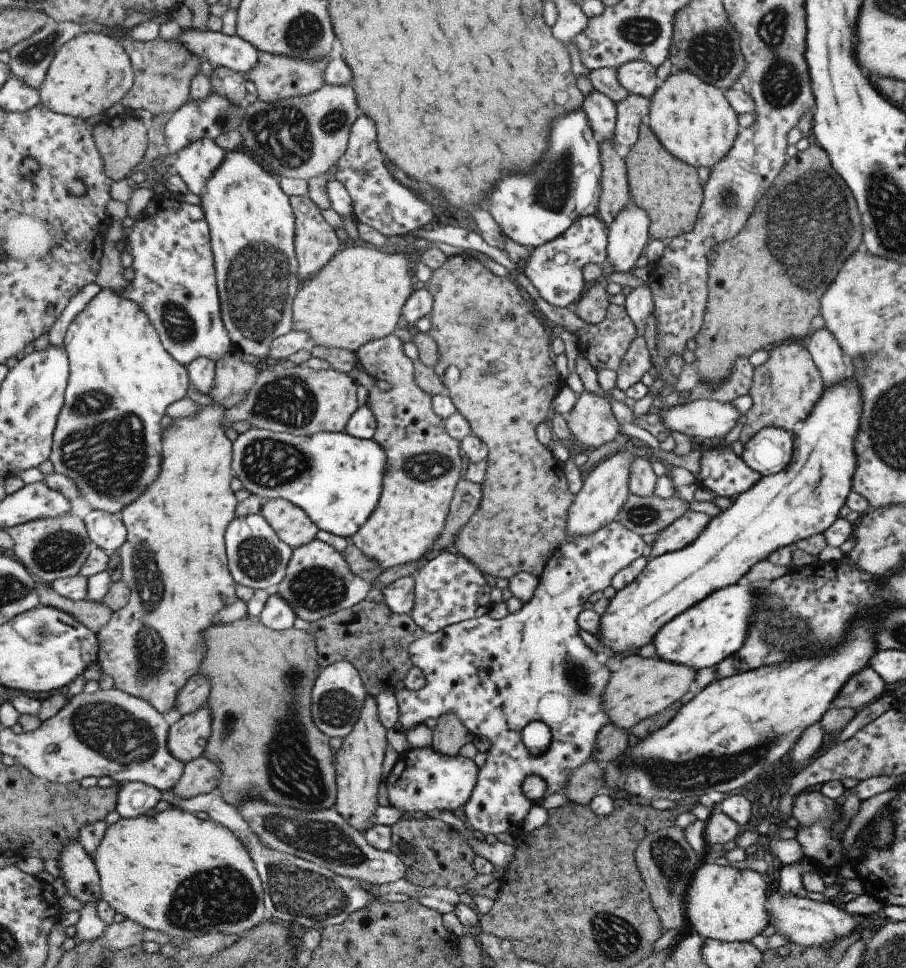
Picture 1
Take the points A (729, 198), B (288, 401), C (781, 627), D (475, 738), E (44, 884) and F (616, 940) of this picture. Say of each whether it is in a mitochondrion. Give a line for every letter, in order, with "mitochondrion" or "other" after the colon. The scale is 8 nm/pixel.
A: mitochondrion
B: mitochondrion
C: mitochondrion
D: other
E: other
F: mitochondrion

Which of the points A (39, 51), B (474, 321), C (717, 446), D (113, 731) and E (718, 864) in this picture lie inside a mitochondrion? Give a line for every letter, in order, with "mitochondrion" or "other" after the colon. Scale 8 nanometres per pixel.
A: mitochondrion
B: mitochondrion
C: other
D: mitochondrion
E: other

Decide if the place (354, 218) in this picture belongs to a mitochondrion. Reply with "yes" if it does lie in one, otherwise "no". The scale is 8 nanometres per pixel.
no

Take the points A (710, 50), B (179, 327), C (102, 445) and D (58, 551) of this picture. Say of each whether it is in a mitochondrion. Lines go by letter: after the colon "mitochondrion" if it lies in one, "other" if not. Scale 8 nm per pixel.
A: mitochondrion
B: mitochondrion
C: mitochondrion
D: mitochondrion

